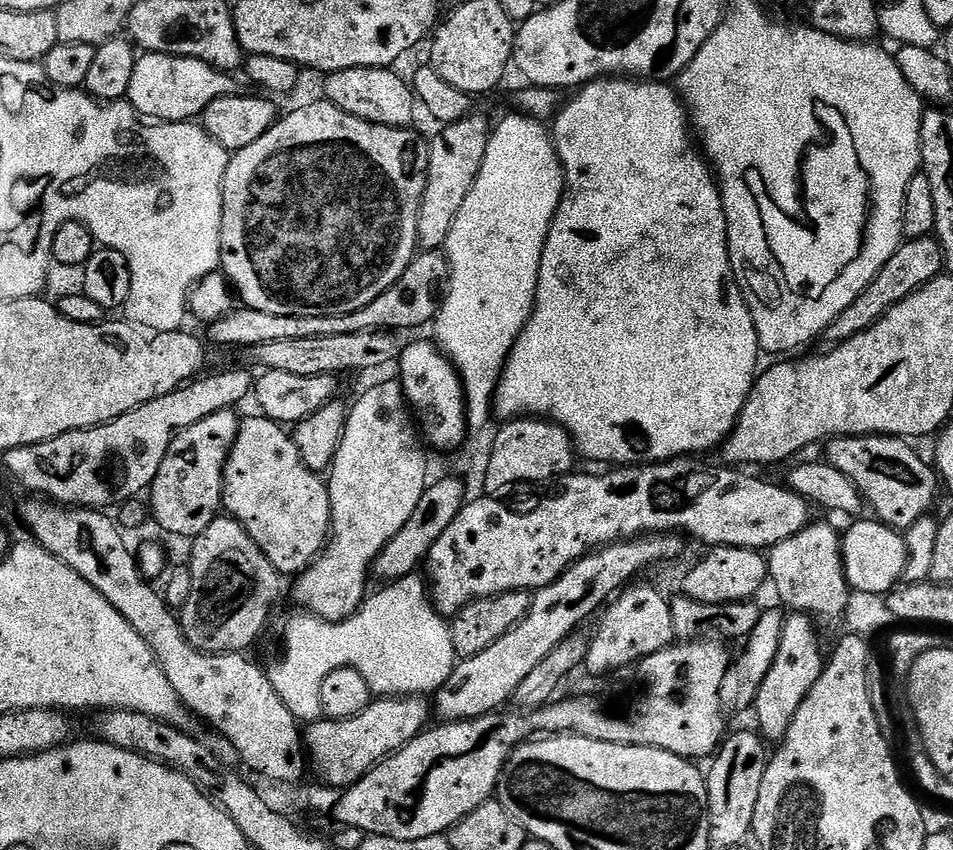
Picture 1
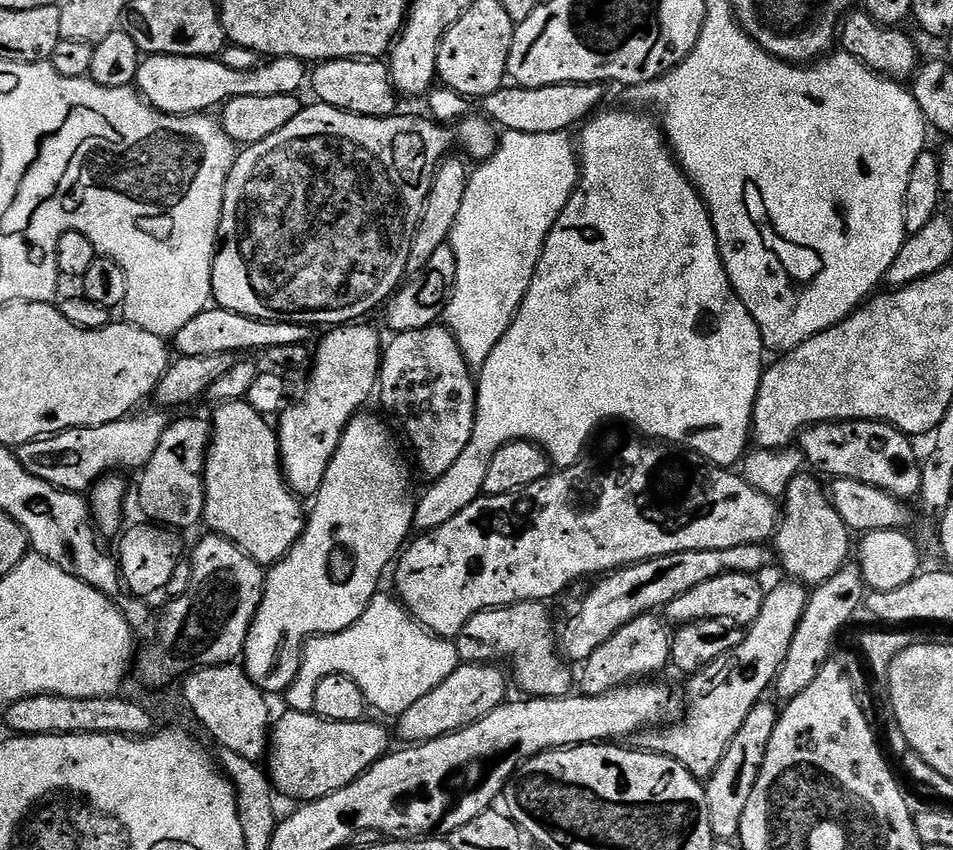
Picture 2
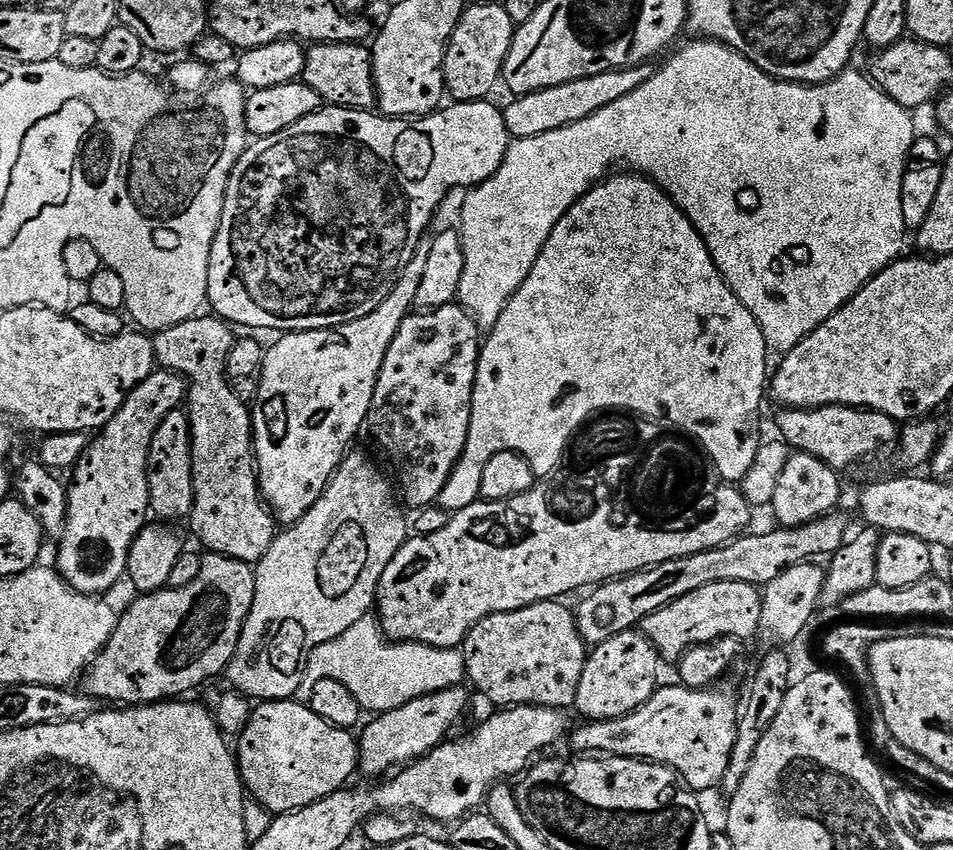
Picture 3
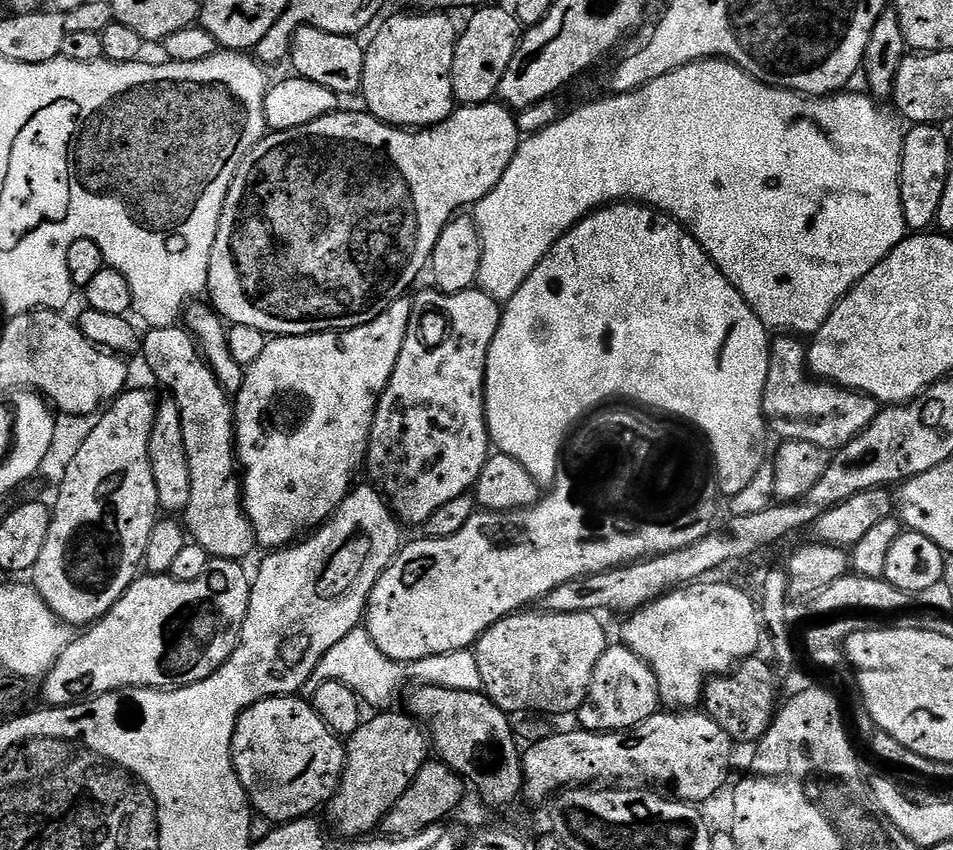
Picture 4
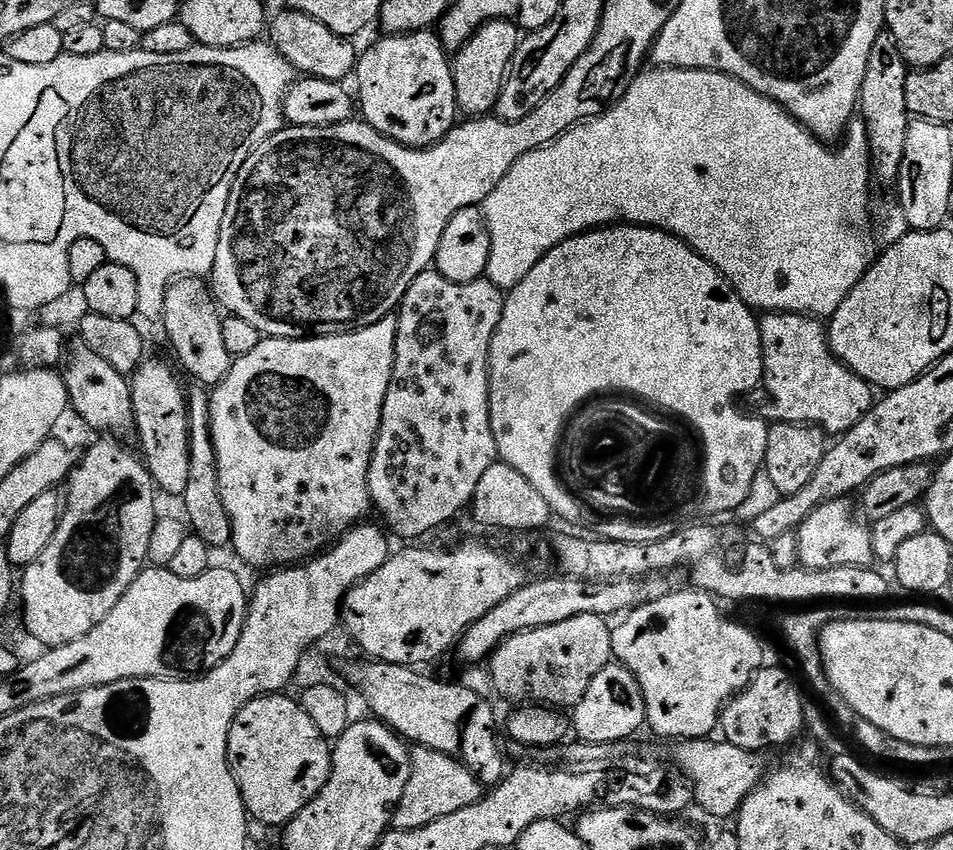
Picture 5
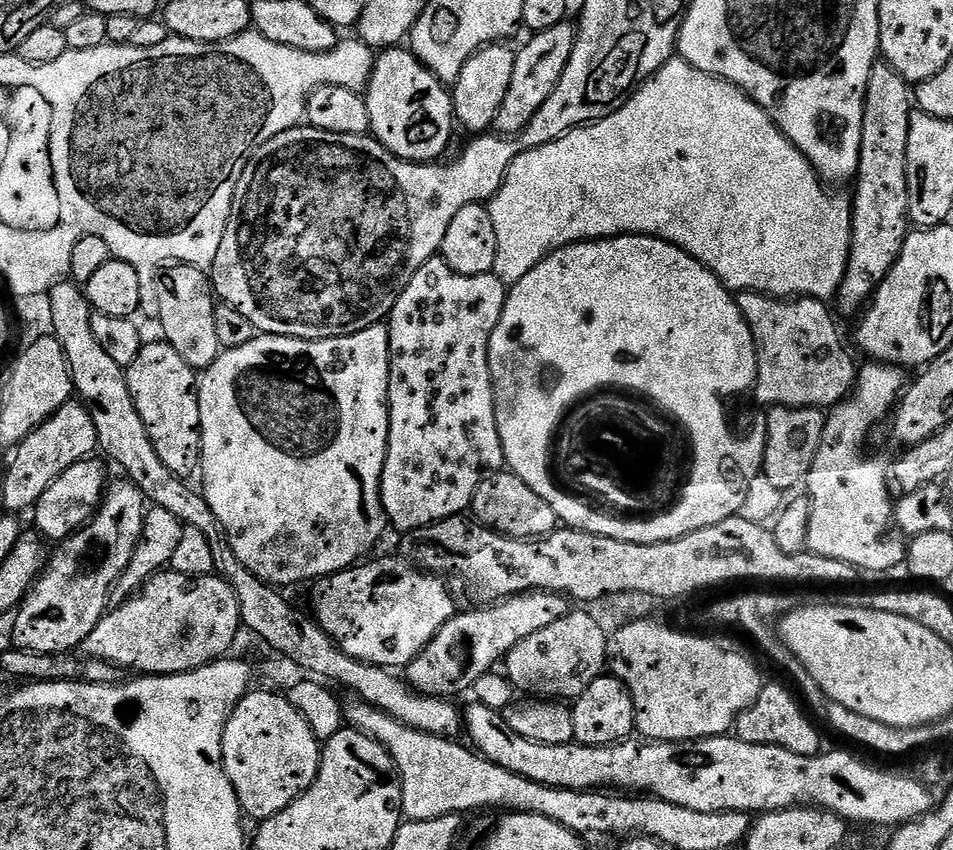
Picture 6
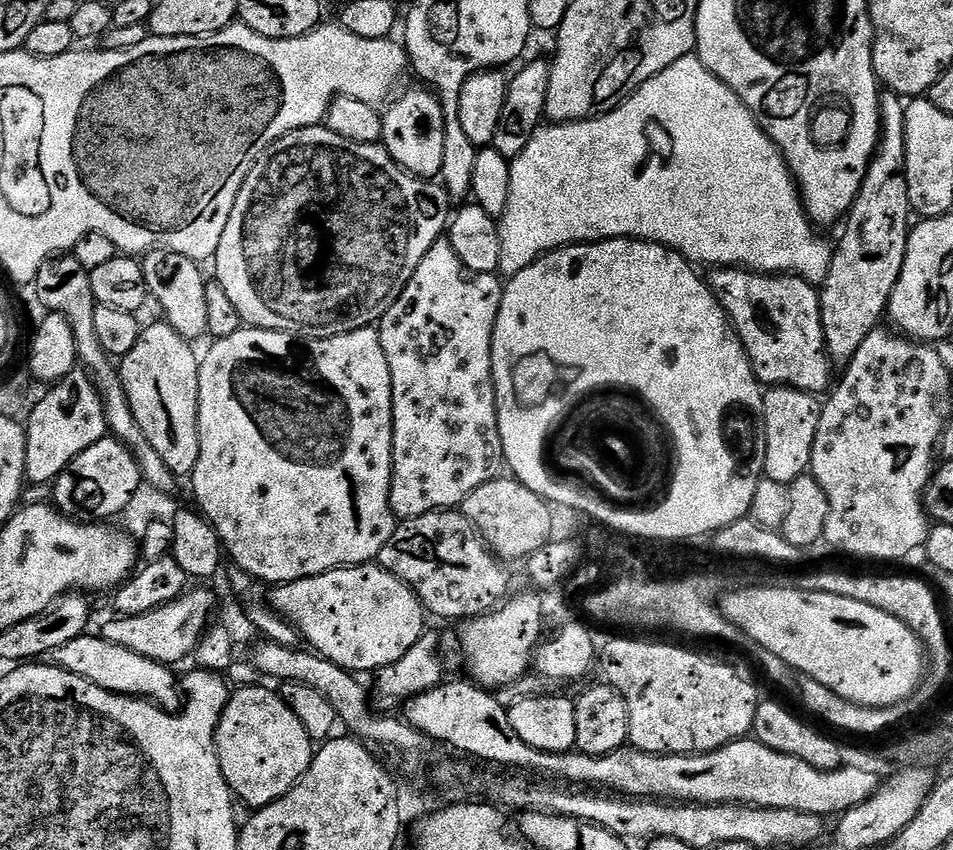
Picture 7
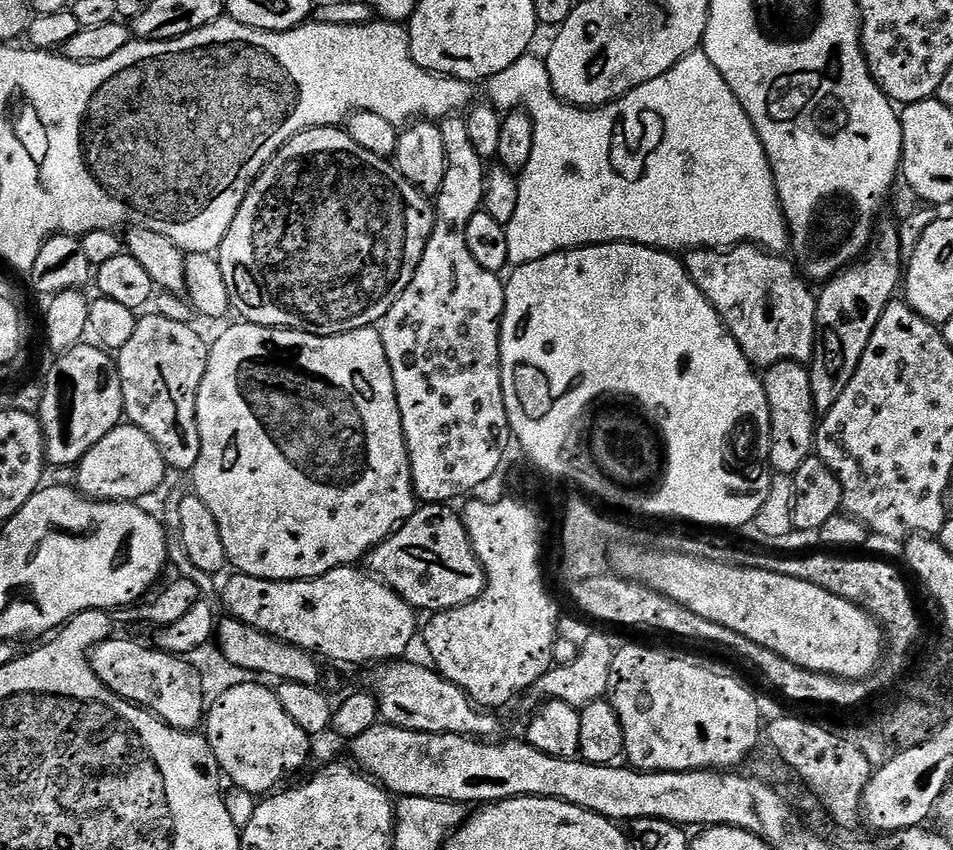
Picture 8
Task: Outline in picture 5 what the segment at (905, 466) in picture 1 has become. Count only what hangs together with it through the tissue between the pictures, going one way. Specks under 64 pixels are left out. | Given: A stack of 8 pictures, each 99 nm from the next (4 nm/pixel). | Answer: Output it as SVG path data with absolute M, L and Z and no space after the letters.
M769 312L759 317L760 341L762 342L762 354L764 355L764 378L762 381L763 391L768 391L768 400L764 404L763 419L768 422L778 424L815 424L816 427L824 429L825 433L843 434L850 431L866 413L872 408L874 403L874 389L872 385L866 383L858 374L854 374L832 353L832 348L828 345L828 333L825 325L815 316L805 316L798 312Z

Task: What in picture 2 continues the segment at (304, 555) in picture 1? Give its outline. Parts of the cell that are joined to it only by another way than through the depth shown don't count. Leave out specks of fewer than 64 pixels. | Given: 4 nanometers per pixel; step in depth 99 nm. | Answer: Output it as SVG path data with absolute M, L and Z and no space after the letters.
M247 399L235 400L234 402L226 402L225 404L217 403L215 405L216 413L210 416L210 439L208 442L208 457L204 463L204 493L206 494L206 502L204 503L204 519L203 523L208 524L207 531L209 533L225 536L230 542L234 542L244 553L250 558L254 558L254 562L258 562L261 566L271 566L276 564L283 558L295 545L296 539L304 532L306 523L306 508L303 508L301 497L297 496L291 488L288 487L288 481L284 478L284 470L280 467L280 438L275 427L272 428L266 417L258 410L254 410L248 405Z

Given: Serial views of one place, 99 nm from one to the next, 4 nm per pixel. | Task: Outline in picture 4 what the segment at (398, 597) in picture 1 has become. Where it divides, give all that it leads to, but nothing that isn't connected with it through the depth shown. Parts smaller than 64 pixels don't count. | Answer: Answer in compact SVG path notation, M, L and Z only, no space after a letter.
M363 627L356 628L350 634L346 634L346 638L342 638L342 642L330 646L330 650L318 662L312 680L342 682L342 686L350 686L350 690L354 690L354 694L360 697L365 705L373 704L376 707L373 709L380 710L391 705L388 703L395 698L396 691L403 686L407 676L416 684L440 686L446 690L478 692L482 689L482 676L478 674L475 651L465 650L422 658L405 667L396 660L386 658L386 654L382 654L382 650L378 650L378 646L374 646L374 642L368 637L368 633Z

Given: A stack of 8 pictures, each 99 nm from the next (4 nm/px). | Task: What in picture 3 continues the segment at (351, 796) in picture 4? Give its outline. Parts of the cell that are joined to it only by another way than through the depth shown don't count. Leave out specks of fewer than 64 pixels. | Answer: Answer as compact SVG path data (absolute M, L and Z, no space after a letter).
M467 687L447 688L434 694L426 694L414 702L406 702L406 706L398 706L398 710L381 712L373 715L368 725L363 725L364 733L359 733L361 773L368 776L384 778L389 774L409 765L413 760L431 752L445 743L448 731L459 722L468 708Z

